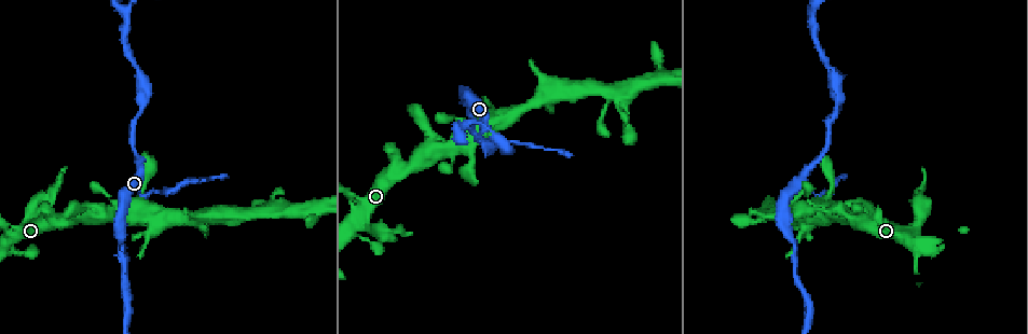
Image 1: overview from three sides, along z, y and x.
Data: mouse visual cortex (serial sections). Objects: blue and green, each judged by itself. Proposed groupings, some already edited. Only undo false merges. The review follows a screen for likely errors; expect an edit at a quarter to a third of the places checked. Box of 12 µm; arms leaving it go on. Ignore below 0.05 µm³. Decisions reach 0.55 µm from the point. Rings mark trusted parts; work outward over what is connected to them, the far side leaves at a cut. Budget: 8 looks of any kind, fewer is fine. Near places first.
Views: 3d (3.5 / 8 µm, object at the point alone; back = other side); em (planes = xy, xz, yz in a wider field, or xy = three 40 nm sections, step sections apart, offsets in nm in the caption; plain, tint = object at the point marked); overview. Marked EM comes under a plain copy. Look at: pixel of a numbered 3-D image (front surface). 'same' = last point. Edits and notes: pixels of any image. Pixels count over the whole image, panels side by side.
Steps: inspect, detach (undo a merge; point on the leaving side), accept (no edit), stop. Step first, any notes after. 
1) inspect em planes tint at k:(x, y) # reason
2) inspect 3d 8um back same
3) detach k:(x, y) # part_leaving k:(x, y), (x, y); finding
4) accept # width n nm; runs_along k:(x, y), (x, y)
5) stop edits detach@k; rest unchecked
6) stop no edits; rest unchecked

inspect 3d 3.5um at 1:(134, 204) # narrows sharply

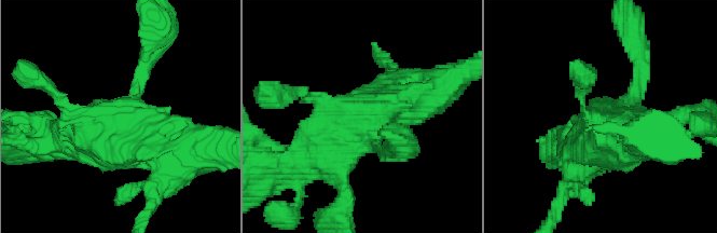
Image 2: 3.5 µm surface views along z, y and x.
inspect em xy step 2 tint at 2:(126, 114) # shape alone is not enough

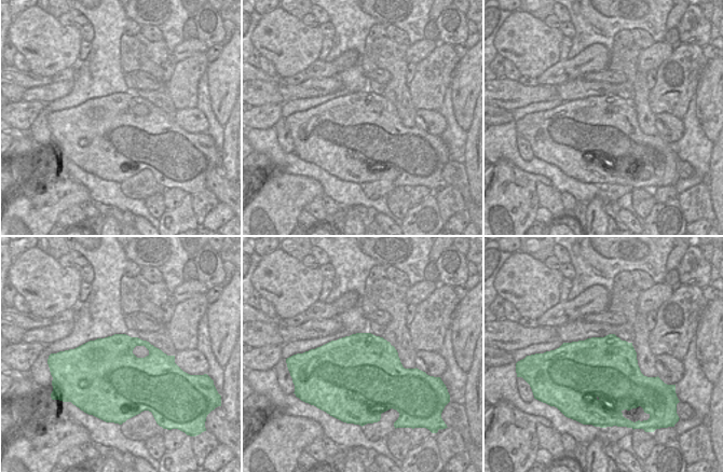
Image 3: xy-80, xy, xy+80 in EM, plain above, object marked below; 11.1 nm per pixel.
accept # runs_along 2:(291, 163), (368, 113), (417, 99); all the same cell

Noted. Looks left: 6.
inspect 3d 3.5um at 1:(51, 197) # sharp bend

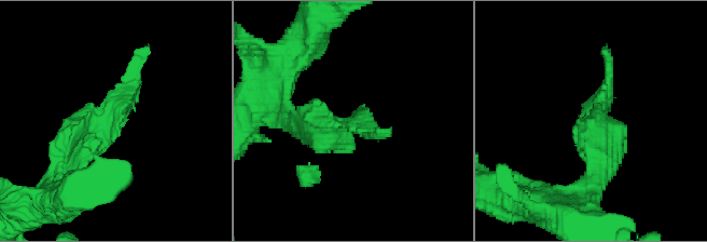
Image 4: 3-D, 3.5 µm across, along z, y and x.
inspect em xy step 1 tint at 4:(117, 123) # now the EM

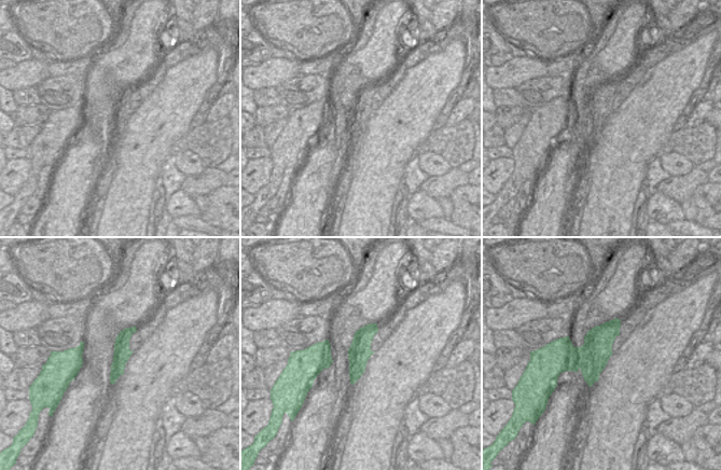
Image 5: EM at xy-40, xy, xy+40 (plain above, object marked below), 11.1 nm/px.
inspect em planes tint same # cut it another way

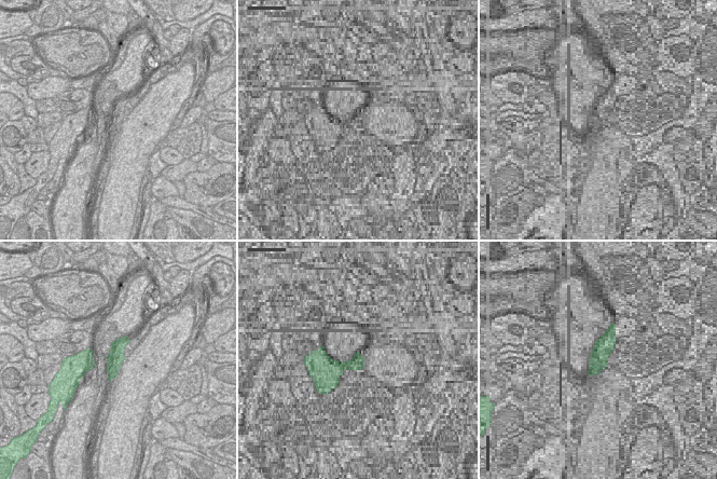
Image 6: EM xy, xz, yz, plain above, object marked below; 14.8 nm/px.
detach 4:(608, 80) # part_leaving 4:(111, 129), (148, 45); two cells meet here

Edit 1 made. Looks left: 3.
inspect overview # redraw

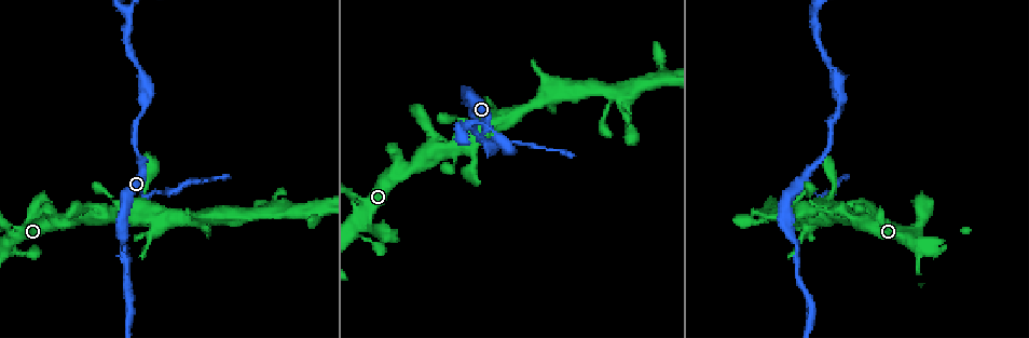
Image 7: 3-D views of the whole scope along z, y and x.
inspect 3d 3.5um at 7:(813, 11)

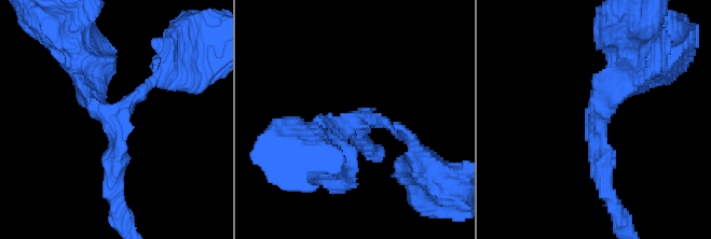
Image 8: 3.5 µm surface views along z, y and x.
inspect em planes tint at 8:(359, 117) # arms 3; arm_widths 150, 250, 300 nm

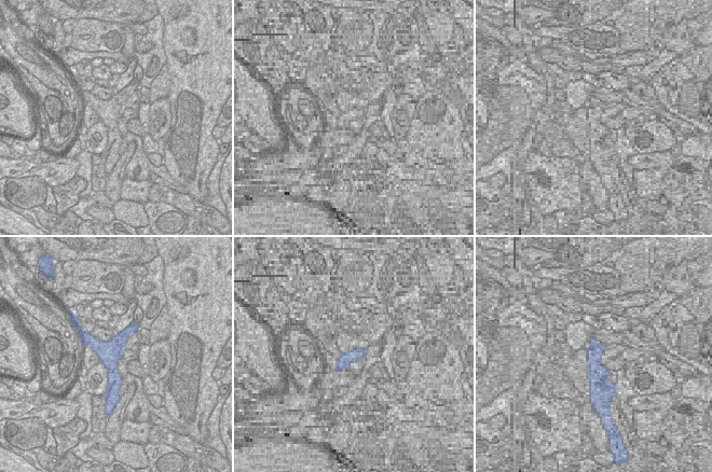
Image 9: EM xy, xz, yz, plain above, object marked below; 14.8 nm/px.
accept # runs_along 9:(131, 329), (112, 350), (109, 391); one cell here

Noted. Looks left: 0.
stop edits detach@4; rest unchecked

